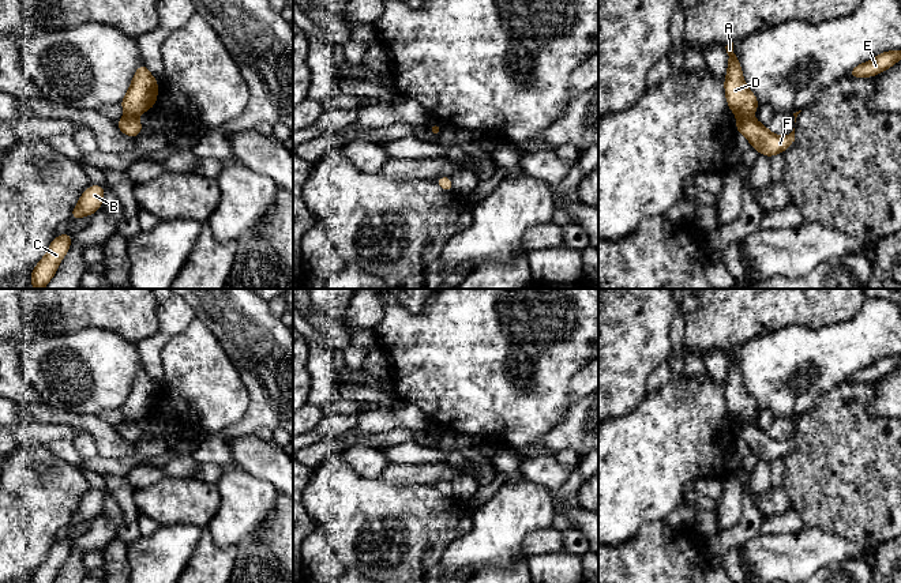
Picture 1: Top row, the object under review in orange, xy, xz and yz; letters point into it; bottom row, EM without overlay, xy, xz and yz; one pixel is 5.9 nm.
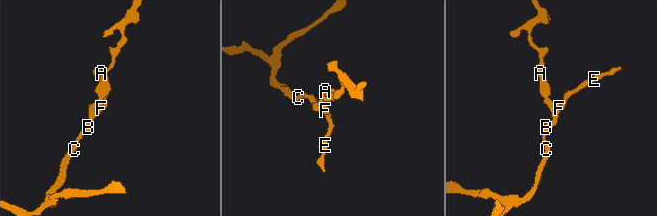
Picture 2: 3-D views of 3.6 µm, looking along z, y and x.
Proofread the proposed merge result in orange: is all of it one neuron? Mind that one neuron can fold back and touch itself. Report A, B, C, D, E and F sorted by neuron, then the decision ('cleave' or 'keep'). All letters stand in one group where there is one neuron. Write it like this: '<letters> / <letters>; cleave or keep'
A D / B C E F; cleave

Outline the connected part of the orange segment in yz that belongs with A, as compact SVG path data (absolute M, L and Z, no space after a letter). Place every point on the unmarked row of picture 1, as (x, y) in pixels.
M733 347L728 349L725 354L729 361L727 383L724 384L728 411L737 422L750 421L759 413L757 402L744 388L739 364L733 357Z

